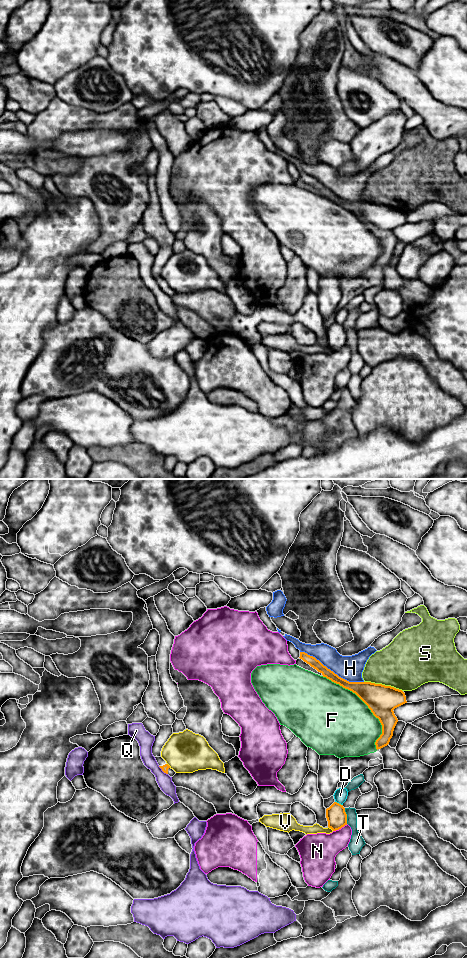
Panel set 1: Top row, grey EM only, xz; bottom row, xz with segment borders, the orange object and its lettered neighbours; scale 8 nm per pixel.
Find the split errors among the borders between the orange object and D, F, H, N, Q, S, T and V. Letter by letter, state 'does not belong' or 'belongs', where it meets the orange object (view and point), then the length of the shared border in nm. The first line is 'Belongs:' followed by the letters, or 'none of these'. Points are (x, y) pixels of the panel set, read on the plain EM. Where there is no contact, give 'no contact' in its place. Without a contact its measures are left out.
Belongs: none of these
D: does not belong; contact xz (338, 323); length 70 nm
F: does not belong; contact xz (366, 224); length 750 nm
H: does not belong; contact xz (332, 191); length 550 nm
N: does not belong; contact xz (340, 348); length 130 nm
Q: does not belong; contact xz (163, 291); length 100 nm
S: does not belong; contact xz (383, 205); length 320 nm
T: does not belong; contact xz (346, 336); length 130 nm
V: does not belong; contact xz (331, 348); length 60 nm

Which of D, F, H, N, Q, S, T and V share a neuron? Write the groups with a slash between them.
D / F / H / N / Q / S / T / V

